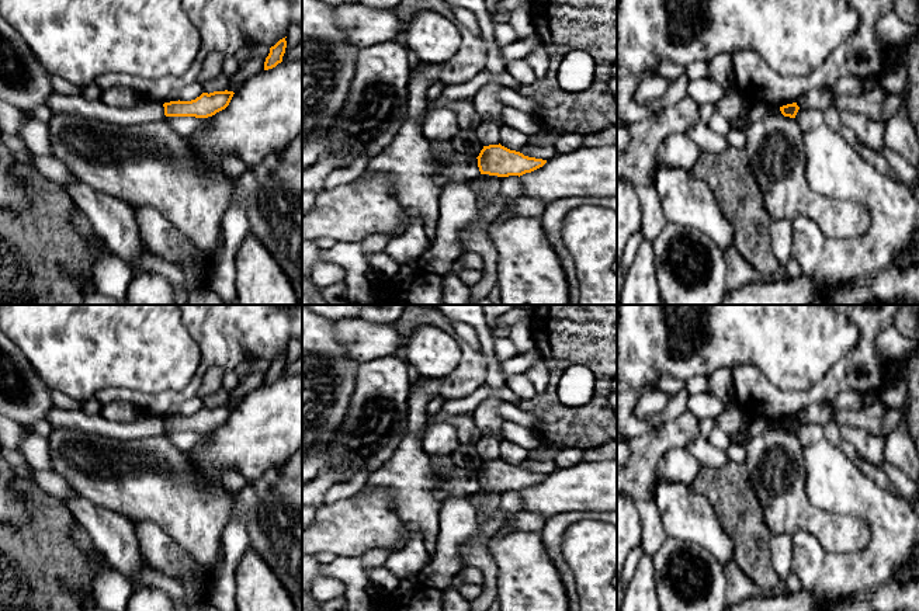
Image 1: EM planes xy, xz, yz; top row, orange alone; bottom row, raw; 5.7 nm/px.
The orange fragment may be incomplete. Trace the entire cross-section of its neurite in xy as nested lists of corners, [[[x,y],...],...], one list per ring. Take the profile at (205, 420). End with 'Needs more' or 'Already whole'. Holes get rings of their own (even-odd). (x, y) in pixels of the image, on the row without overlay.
[[[214,406],[202,407],[200,412],[191,416],[170,416],[164,417],[164,430],[166,431],[195,431],[195,433],[208,433],[216,427],[225,424],[232,412],[233,406]]]. Already whole

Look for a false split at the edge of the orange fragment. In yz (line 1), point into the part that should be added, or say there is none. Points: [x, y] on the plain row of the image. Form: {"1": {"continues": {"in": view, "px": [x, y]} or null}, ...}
{"1": {"continues": null}}

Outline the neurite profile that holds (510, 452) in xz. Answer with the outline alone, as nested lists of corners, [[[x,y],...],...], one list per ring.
[[[500,440],[499,458],[510,465],[520,466],[528,456],[528,451],[516,442]]]

